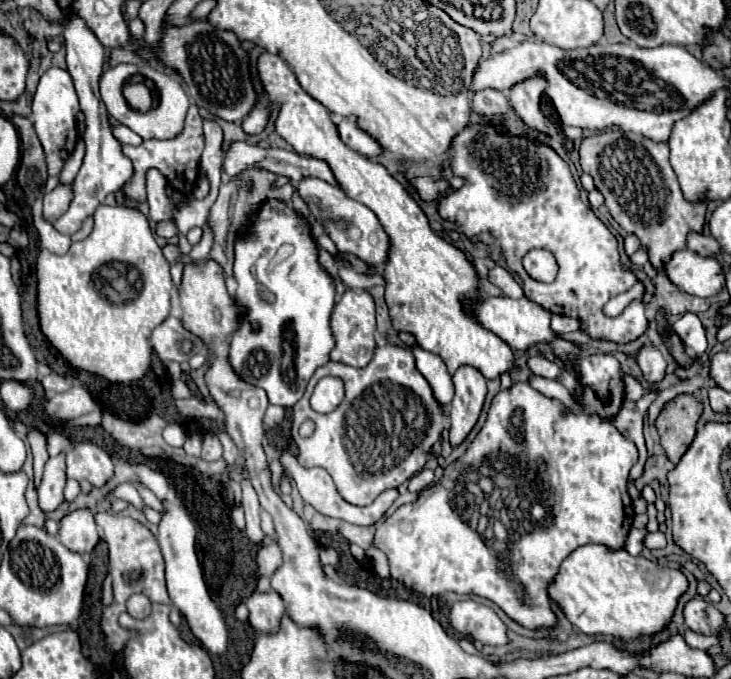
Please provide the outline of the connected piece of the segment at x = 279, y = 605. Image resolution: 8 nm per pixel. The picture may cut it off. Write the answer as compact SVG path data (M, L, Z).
M254 591L246 599L246 607L250 609L250 625L256 631L276 631L286 611L282 597L278 597L274 591Z

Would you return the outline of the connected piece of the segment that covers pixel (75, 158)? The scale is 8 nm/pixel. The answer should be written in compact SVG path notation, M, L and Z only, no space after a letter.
M78 139L76 147L74 147L74 153L68 157L68 161L66 161L66 165L64 165L62 173L60 173L60 181L62 181L62 183L72 181L72 179L76 177L80 165L82 165L82 157L84 157L84 141Z

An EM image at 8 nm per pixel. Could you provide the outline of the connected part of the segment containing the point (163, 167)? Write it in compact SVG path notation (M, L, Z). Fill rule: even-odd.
M190 105L188 109L188 115L186 115L186 123L184 123L184 129L178 133L178 137L172 137L172 139L150 139L150 141L144 141L142 145L138 147L132 147L132 145L124 145L124 155L130 157L130 161L134 163L134 175L132 179L126 183L126 187L122 189L122 201L120 203L126 203L126 205L138 205L138 201L144 201L146 199L146 189L144 189L144 173L146 169L150 167L158 167L168 183L182 191L182 193L190 193L192 191L192 185L196 181L196 171L198 171L198 163L200 163L200 153L204 151L204 133L202 133L202 119L198 115L198 107L196 105Z

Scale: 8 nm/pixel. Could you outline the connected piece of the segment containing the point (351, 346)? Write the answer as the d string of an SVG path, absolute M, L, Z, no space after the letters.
M348 289L332 311L332 333L334 333L336 345L330 353L330 359L352 365L352 367L366 367L368 361L372 359L374 347L376 347L374 331L376 331L376 319L374 319L372 295L368 291Z

